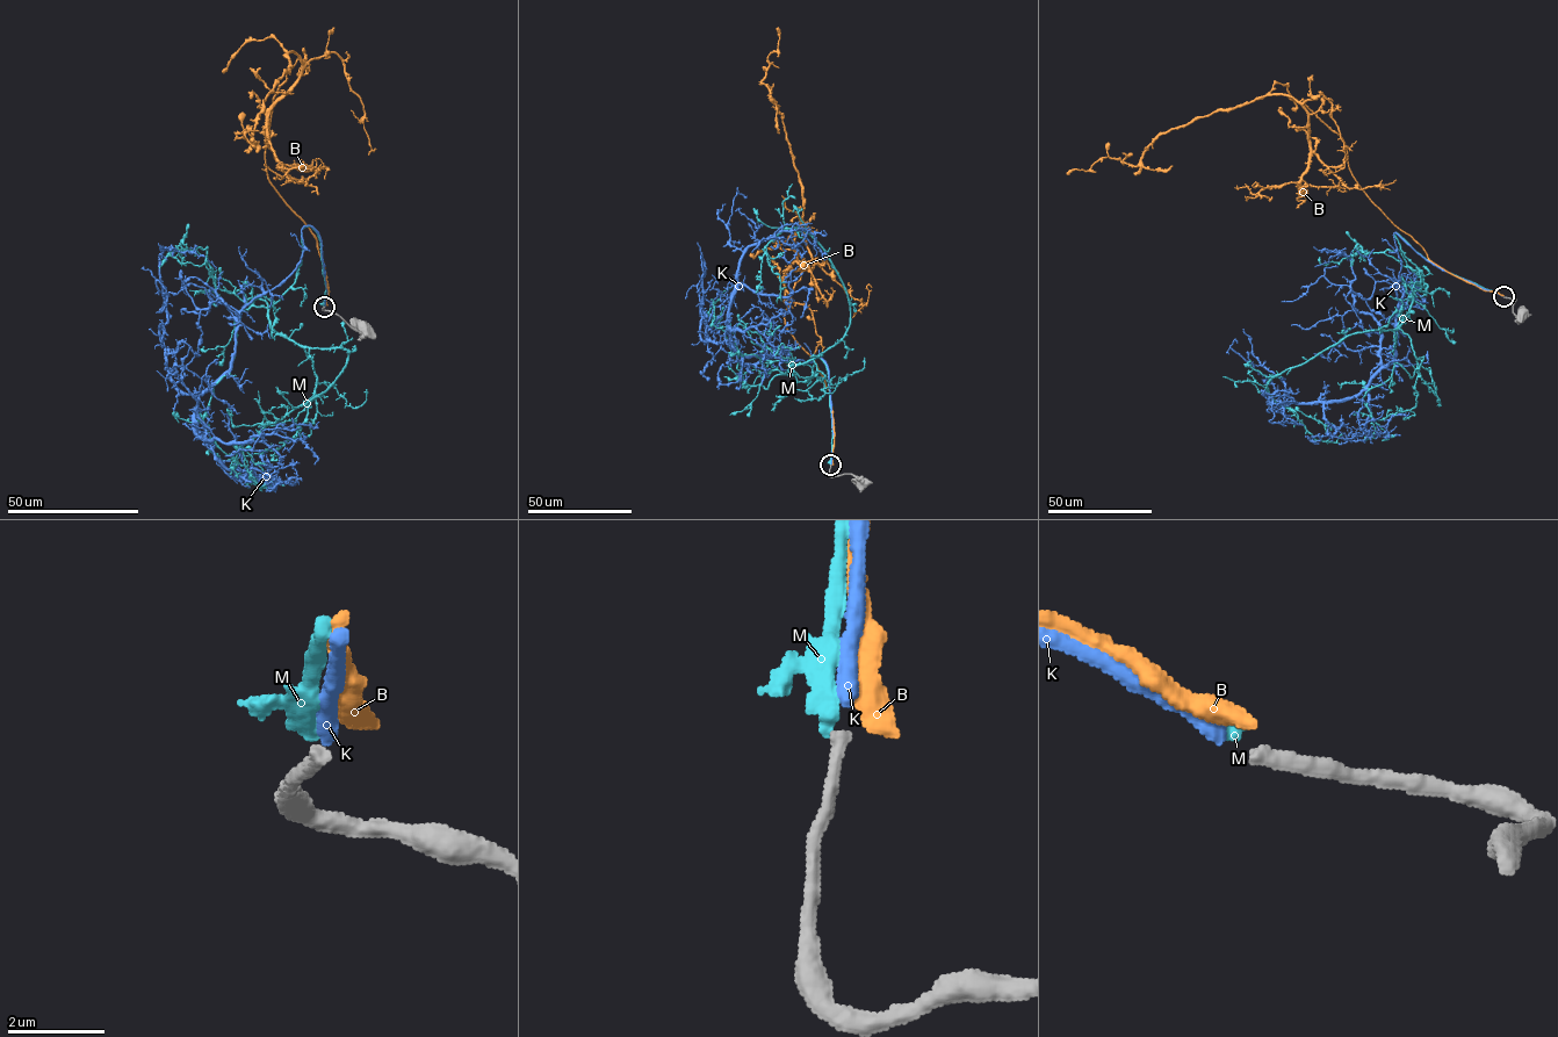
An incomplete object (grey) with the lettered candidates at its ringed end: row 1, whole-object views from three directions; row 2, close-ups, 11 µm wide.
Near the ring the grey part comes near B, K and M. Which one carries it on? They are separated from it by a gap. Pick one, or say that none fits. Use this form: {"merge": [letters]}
{"merge": ["K"]}

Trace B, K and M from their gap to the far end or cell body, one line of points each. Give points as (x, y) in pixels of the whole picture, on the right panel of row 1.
B: (1504, 295), (1434, 264), (1363, 191), (1343, 139), (1283, 94), (1171, 128), (1137, 166), (1106, 157), (1066, 174)
K: (1502, 296), (1443, 271), (1396, 232), (1394, 357), (1358, 394), (1340, 400), (1279, 405), (1262, 390), (1298, 388)
M: (1502, 296), (1430, 263), (1397, 232), (1421, 288), (1401, 324), (1346, 336), (1268, 383), (1315, 440), (1341, 434)

